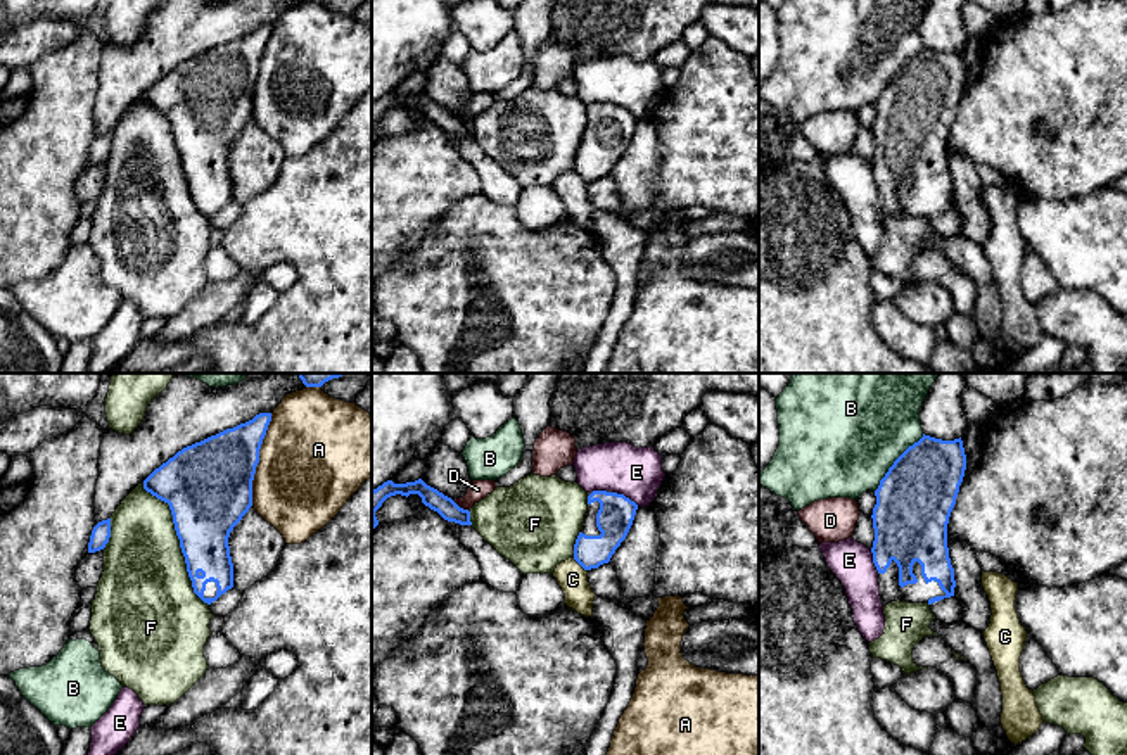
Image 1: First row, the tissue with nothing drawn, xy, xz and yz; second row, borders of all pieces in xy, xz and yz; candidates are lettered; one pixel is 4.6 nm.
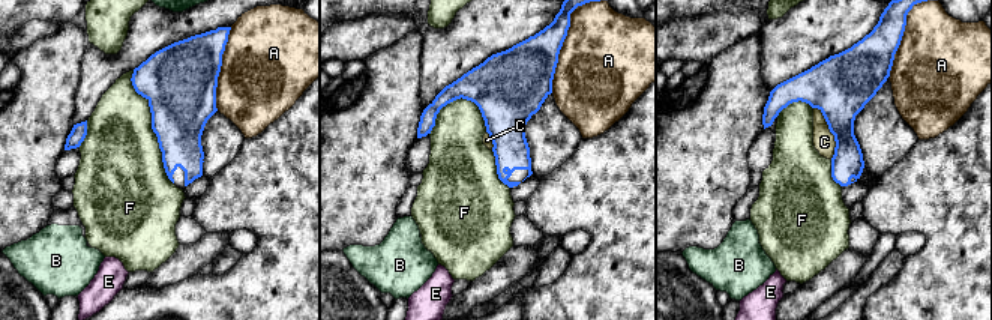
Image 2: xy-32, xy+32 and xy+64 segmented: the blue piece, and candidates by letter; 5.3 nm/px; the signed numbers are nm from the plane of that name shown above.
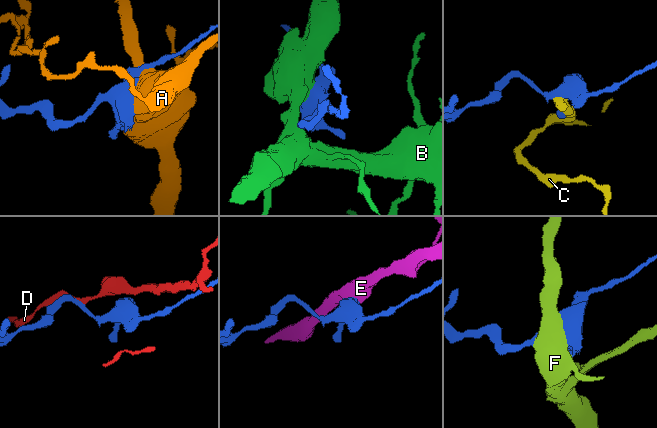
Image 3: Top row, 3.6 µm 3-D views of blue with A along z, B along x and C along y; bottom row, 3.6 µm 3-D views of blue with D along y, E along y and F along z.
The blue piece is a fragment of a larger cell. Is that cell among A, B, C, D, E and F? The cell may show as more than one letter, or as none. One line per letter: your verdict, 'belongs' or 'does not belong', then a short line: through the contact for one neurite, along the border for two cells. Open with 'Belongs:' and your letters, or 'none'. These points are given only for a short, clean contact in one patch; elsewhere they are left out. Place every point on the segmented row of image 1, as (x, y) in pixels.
Belongs: none
A: does not belong
B: does not belong
C: does not belong
D: does not belong; line xz (452, 500), (467, 510)
E: does not belong; line xz (611, 491), (623, 493), (638, 505)
F: does not belong

